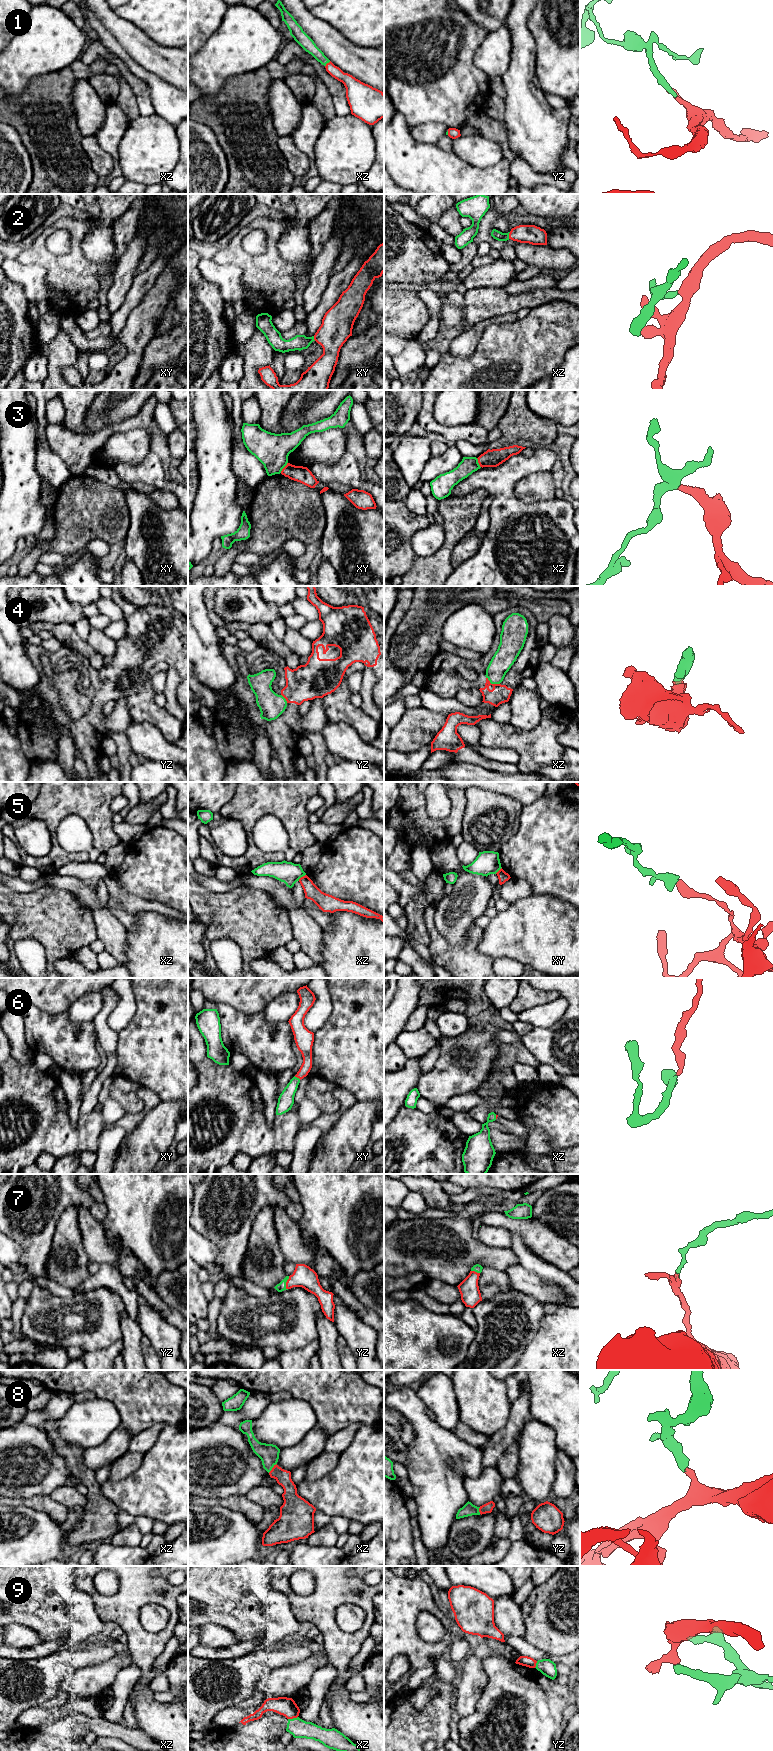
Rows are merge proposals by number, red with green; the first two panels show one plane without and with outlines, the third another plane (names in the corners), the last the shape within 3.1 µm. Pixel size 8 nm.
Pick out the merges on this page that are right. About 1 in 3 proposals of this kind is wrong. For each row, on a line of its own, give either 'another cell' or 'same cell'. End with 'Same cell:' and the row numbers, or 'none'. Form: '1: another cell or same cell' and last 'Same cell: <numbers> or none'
1: same cell
2: same cell
3: another cell
4: another cell
5: another cell
6: same cell
7: same cell
8: same cell
9: another cell
Same cell: 1, 2, 6, 7, 8

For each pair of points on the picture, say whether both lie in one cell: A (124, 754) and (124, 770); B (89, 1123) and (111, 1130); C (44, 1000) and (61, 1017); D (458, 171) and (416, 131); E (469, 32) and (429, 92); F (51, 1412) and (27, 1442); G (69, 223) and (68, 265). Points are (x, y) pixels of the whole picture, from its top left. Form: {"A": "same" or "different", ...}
{"A": "same", "B": "different", "C": "different", "D": "different", "E": "same", "F": "different", "G": "same"}

